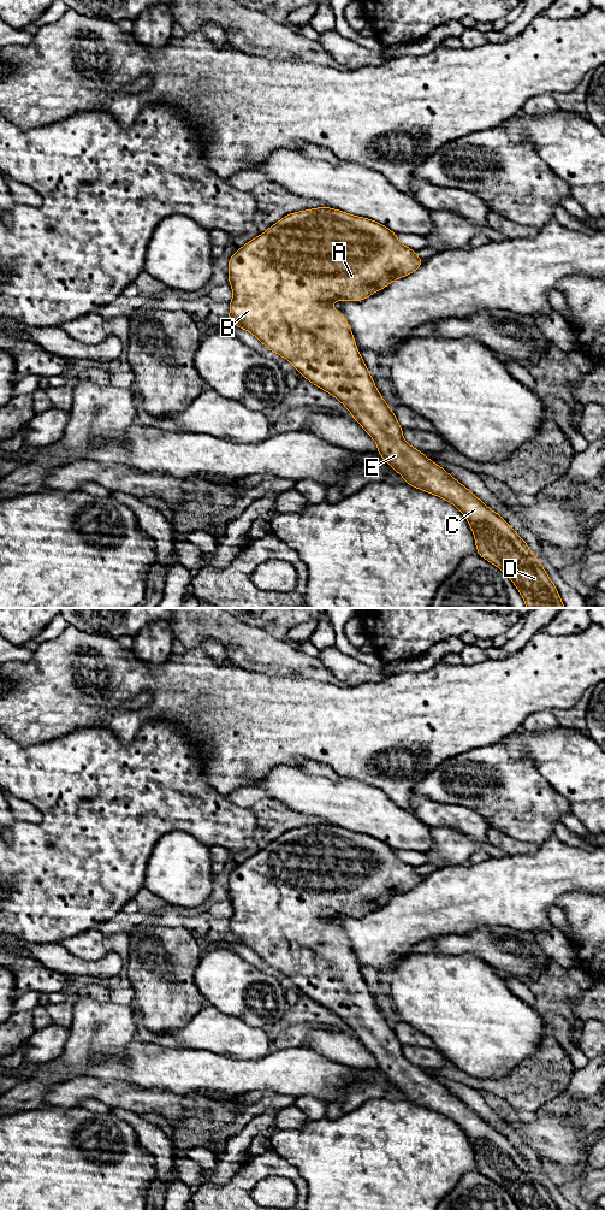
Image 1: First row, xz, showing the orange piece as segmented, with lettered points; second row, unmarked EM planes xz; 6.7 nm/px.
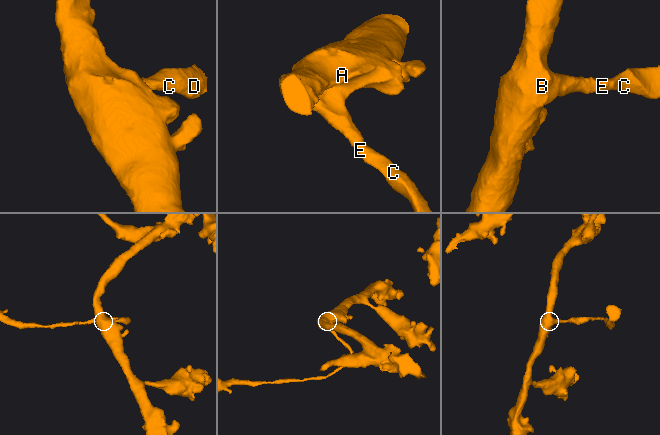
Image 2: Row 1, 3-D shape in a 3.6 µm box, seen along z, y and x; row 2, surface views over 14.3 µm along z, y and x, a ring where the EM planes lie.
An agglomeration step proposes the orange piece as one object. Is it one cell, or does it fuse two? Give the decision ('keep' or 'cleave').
keep

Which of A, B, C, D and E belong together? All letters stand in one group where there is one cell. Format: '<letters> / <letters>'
A B C D E

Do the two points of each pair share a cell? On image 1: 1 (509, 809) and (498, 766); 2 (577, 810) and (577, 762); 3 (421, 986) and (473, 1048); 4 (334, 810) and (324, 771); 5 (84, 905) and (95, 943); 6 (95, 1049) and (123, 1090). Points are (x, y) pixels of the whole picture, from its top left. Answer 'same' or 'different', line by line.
1: same
2: different
3: same
4: different
5: different
6: different

